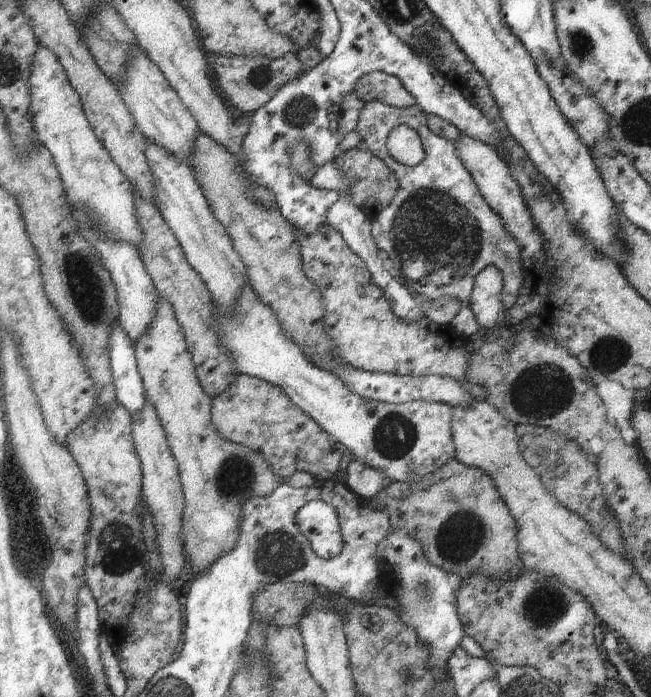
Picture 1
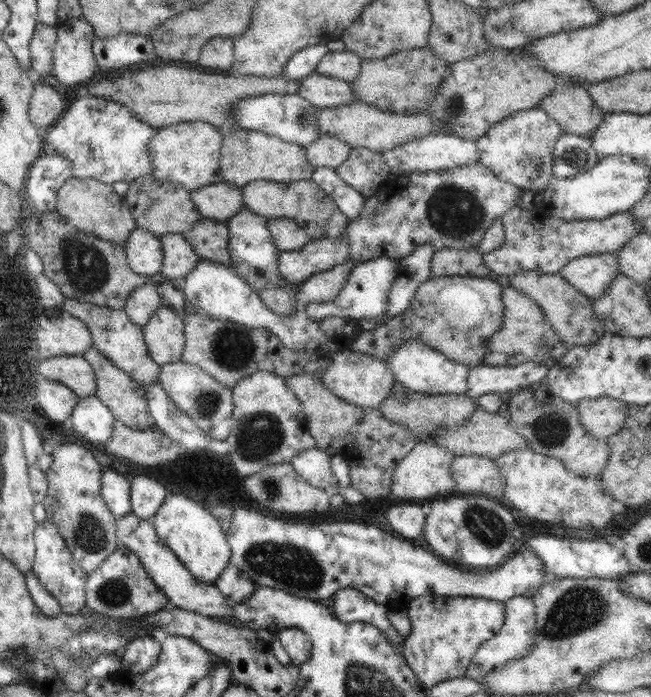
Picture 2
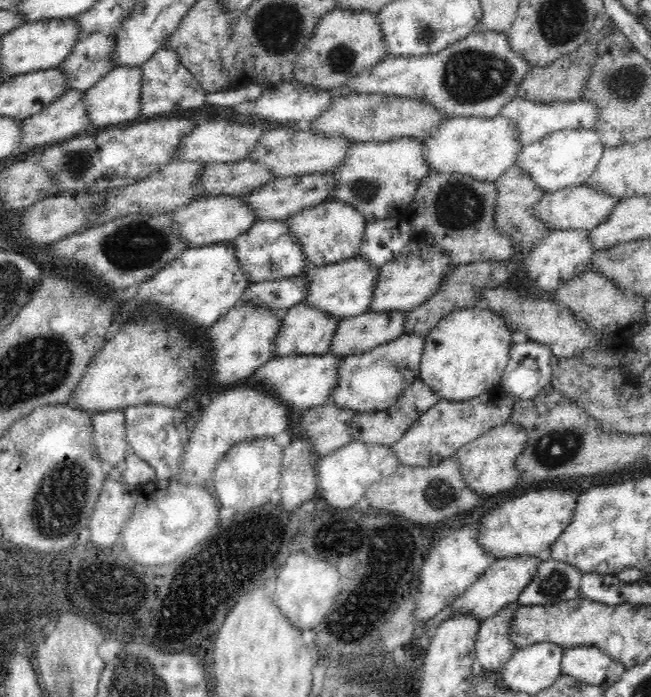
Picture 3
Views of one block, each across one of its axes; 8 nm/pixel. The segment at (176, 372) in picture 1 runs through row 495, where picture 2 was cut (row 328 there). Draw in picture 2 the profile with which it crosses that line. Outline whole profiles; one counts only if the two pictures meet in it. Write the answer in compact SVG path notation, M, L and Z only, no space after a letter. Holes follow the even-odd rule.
M189 309L183 317L185 345L181 361L196 365L226 388L234 388L238 381L258 370L266 370L281 377L294 374L317 374L330 361L308 352L297 352L286 347L266 327L248 328L232 321L208 317L202 312Z

